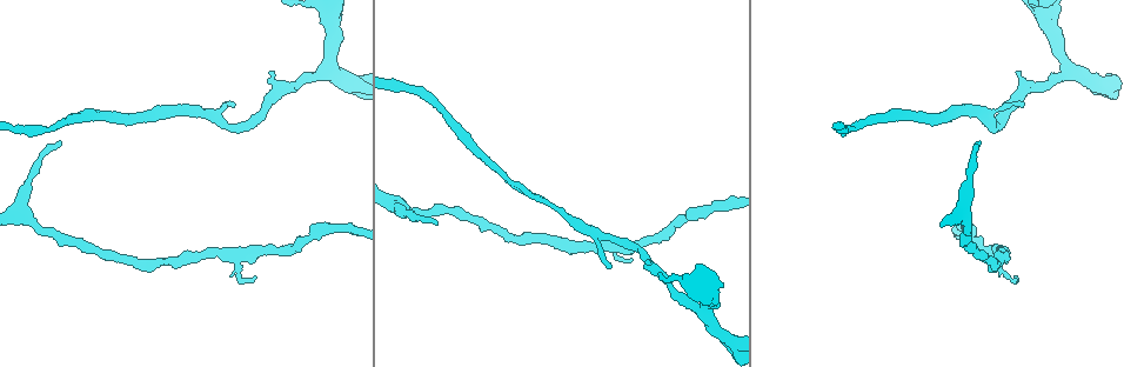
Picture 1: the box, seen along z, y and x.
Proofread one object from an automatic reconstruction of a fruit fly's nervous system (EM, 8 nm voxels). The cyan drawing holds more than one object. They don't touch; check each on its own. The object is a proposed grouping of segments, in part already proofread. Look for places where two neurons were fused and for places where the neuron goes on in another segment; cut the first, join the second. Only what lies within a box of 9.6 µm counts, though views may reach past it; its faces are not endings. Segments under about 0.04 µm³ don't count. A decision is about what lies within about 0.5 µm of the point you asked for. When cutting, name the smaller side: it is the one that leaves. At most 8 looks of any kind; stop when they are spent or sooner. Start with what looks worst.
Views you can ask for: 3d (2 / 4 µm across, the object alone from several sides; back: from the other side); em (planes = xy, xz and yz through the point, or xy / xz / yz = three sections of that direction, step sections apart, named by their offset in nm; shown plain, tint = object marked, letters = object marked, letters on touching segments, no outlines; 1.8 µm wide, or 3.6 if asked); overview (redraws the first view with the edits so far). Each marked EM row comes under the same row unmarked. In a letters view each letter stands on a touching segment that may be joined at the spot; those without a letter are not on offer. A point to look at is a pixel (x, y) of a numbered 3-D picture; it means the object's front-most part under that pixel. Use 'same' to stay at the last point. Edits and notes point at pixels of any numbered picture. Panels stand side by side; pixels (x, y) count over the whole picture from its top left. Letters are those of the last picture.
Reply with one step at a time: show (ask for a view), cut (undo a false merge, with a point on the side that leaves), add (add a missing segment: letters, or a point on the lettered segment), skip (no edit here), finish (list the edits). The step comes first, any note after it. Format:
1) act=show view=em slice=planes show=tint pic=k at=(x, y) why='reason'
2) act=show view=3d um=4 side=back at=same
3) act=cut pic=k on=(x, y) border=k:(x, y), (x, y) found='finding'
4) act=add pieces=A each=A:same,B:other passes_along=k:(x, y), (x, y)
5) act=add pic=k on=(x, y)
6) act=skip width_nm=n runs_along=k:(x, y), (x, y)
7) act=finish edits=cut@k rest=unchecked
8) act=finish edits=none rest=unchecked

act=show view=em slice=xy step=8 show=letters pic=1 at=(631, 258)

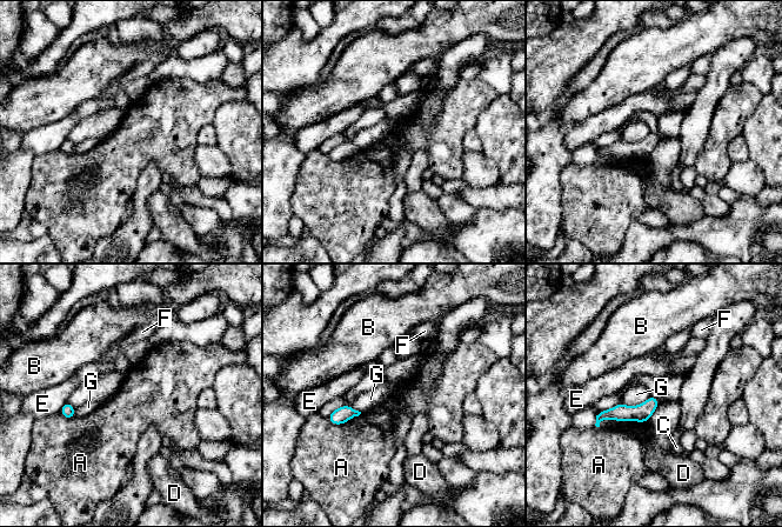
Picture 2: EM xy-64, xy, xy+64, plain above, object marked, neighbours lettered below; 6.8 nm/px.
act=show view=em slice=xz step=4 show=letters at=same why='cut it another way'

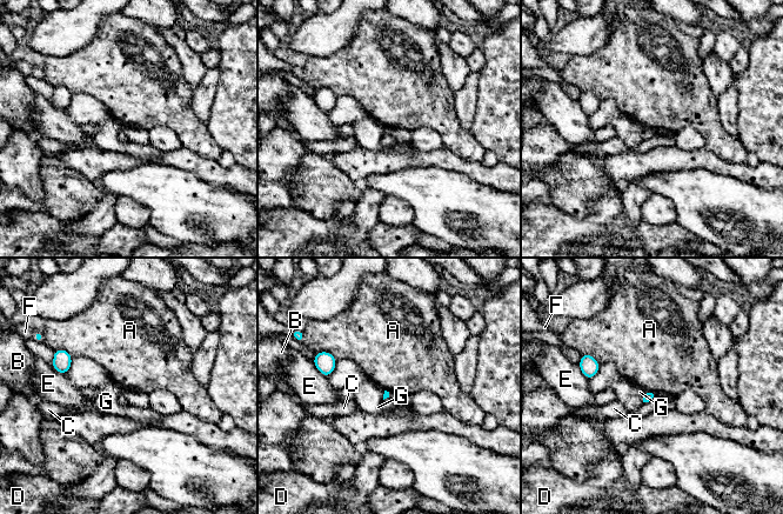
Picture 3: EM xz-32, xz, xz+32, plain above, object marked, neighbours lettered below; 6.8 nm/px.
act=skip each=A:other,B:other,C:other,D:other,E:other,F:other,G:other border=3:(316, 352), (329, 352), (336, 359) found='none of them fits'

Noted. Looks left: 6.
act=show view=3d um=4 side=back pic=1 at=(436, 224) why='free end'

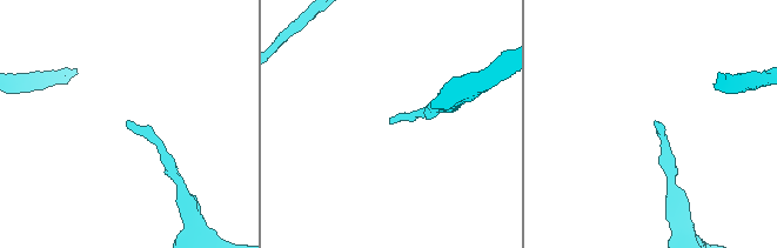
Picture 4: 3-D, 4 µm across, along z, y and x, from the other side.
act=show view=em slice=planes show=letters pic=4 at=(390, 122) why='shape alone is not enough'

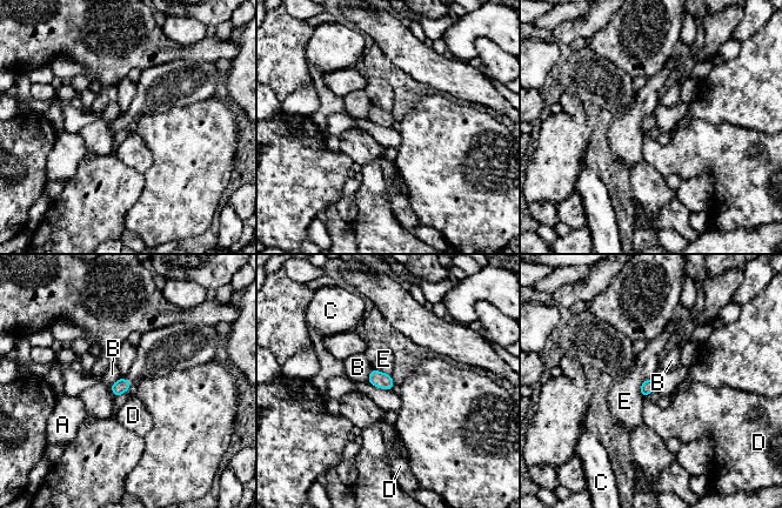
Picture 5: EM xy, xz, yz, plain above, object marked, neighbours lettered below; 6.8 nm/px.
act=skip width_nm=100 each=A:other,B:other,C:other,D:other,E:other border=5:(648, 378), (640, 386), (643, 398) found='no lettered segment goes on from it'

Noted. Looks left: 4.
act=show view=em slice=planes show=letters pic=1 at=(1017, 74) why='free end'

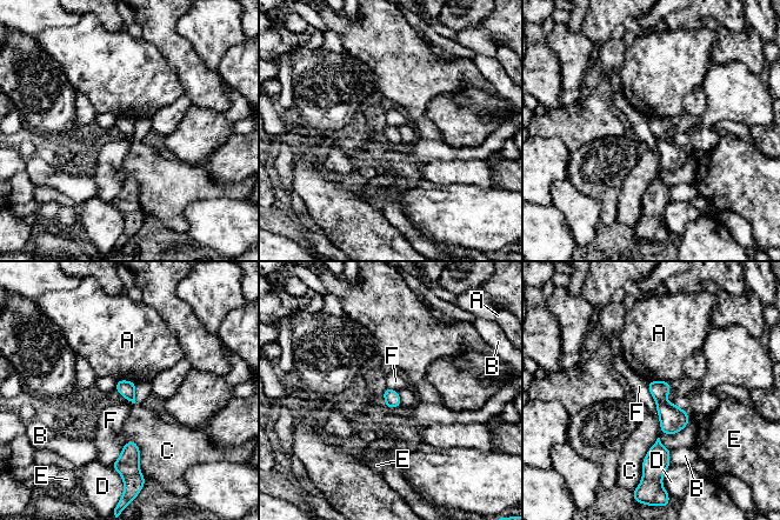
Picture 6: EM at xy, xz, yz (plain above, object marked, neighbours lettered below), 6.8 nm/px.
act=skip longest_contact=C:260nm each=A:other,B:other,C:other,D:other,E:other,F:other found='none of them fits'

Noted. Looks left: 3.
act=finish edits=none rest=unchecked

